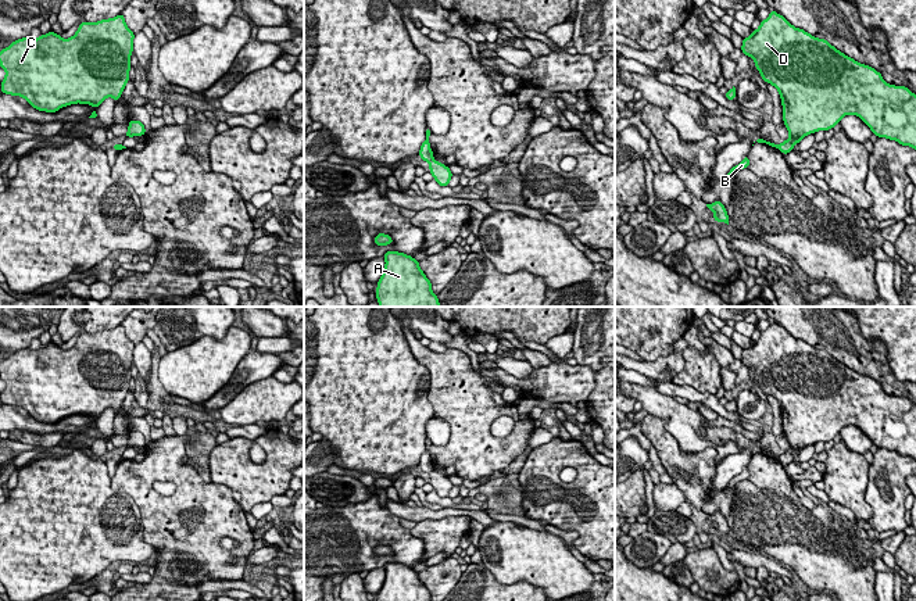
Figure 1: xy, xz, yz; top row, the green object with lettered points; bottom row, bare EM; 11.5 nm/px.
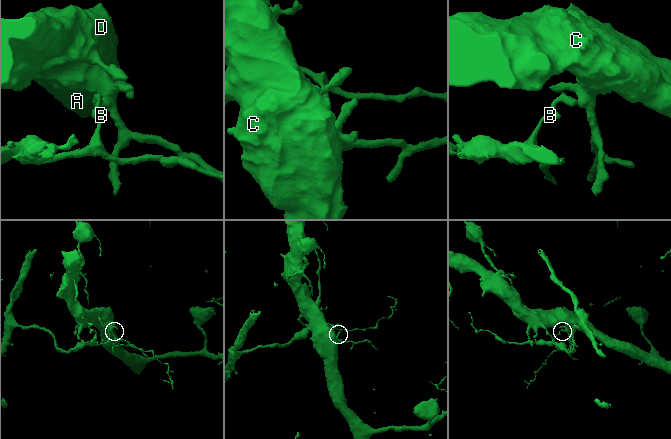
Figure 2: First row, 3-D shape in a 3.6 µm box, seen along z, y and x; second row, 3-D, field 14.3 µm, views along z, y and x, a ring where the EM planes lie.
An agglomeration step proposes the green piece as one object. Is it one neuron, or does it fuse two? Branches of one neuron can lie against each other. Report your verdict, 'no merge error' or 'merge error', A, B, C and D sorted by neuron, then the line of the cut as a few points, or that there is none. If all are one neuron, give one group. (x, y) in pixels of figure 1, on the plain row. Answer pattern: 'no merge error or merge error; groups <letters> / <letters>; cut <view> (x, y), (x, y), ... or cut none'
merge error; groups A C D / B; cut xz (432, 469), (429, 473)

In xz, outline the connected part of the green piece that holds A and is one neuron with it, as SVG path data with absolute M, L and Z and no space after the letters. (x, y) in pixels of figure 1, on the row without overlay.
M398 562L383 565L386 576L376 601L432 601L432 594L412 566Z

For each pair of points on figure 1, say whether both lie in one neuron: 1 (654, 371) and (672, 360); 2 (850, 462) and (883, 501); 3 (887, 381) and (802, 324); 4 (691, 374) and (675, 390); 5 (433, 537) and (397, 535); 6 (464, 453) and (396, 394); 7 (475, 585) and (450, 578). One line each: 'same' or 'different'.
1: same
2: different
3: same
4: different
5: different
6: different
7: different

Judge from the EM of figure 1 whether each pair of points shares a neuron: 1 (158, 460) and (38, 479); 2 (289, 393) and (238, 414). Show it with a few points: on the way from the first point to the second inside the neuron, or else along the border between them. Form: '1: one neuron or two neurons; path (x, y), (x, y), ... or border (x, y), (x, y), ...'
1: two neurons; border (104, 462), (108, 471), (110, 486), (125, 494)
2: one neuron; path (276, 399), (256, 401), (250, 405)

